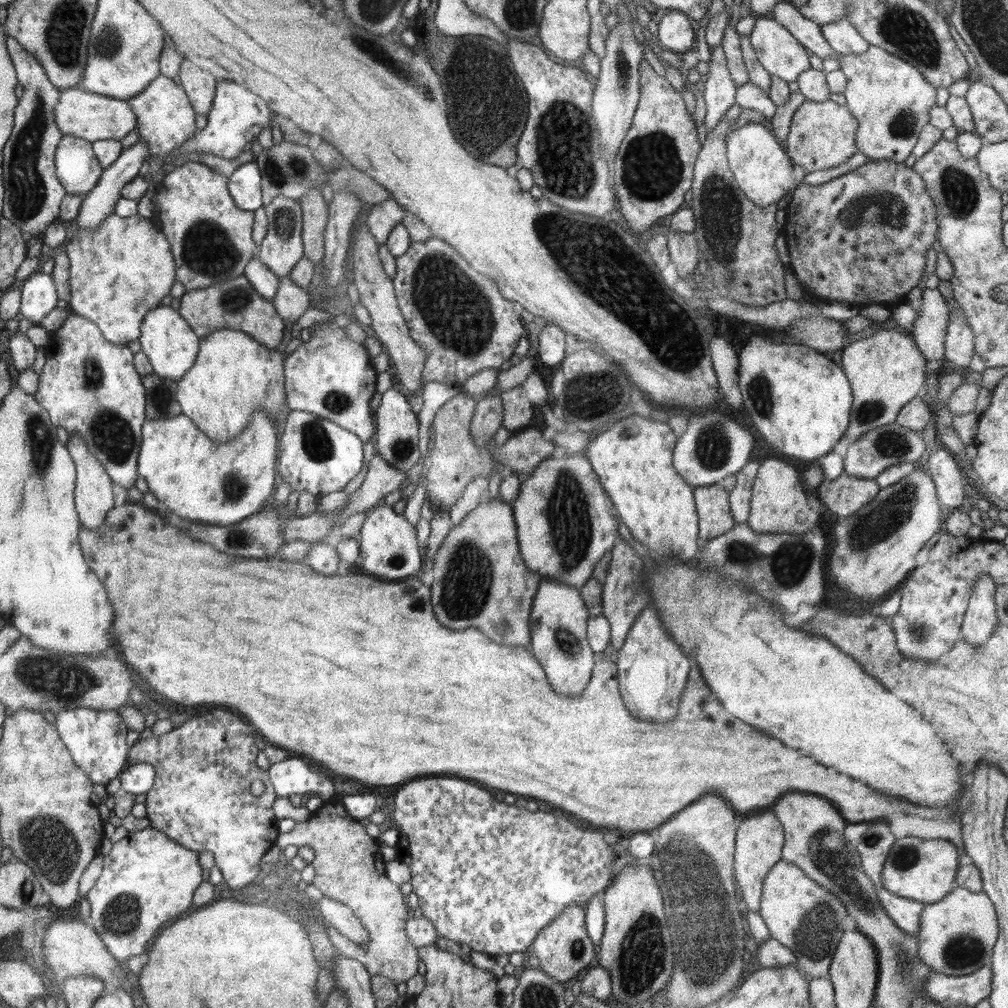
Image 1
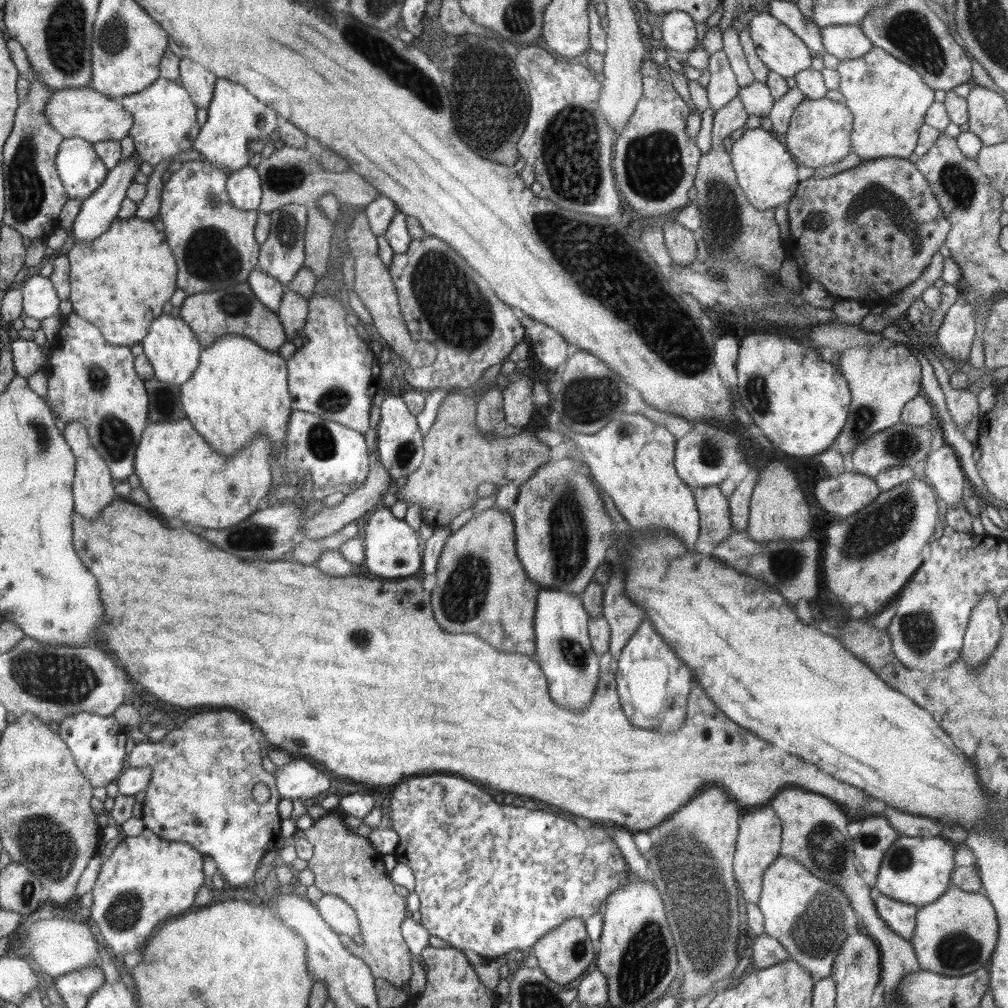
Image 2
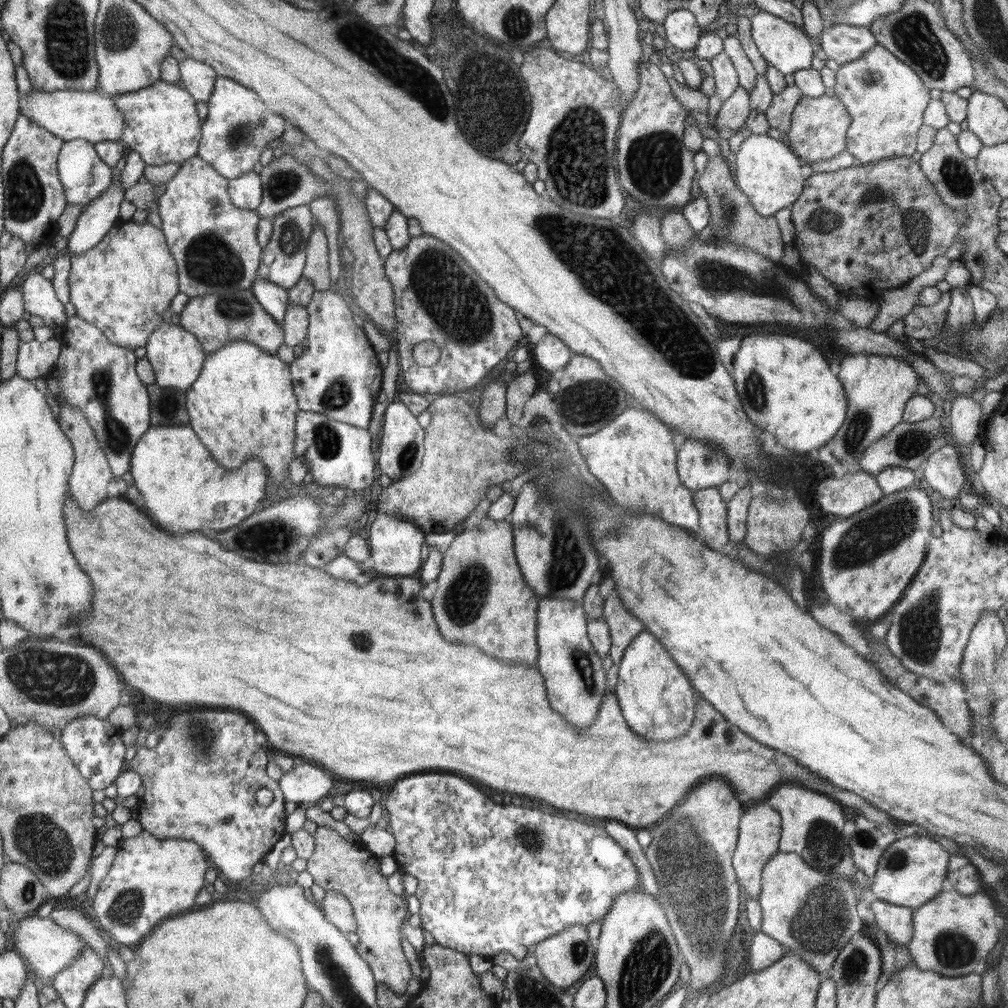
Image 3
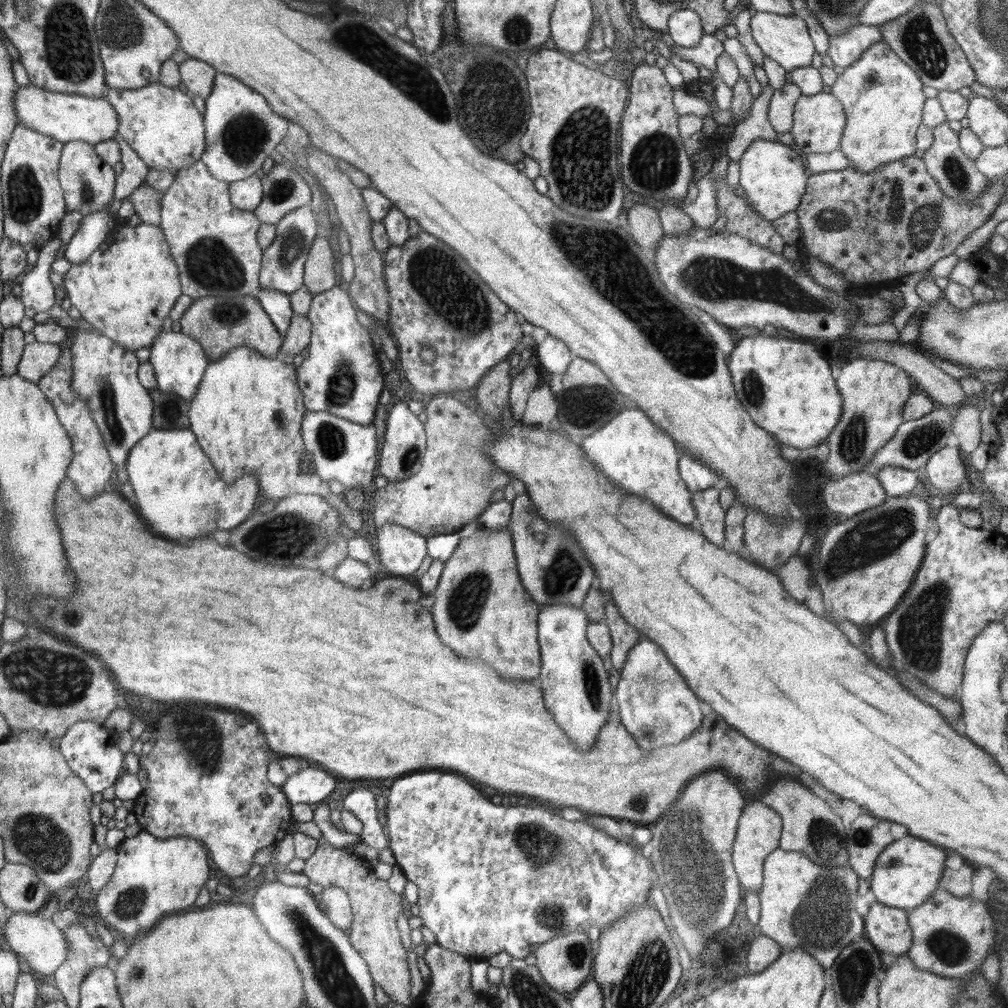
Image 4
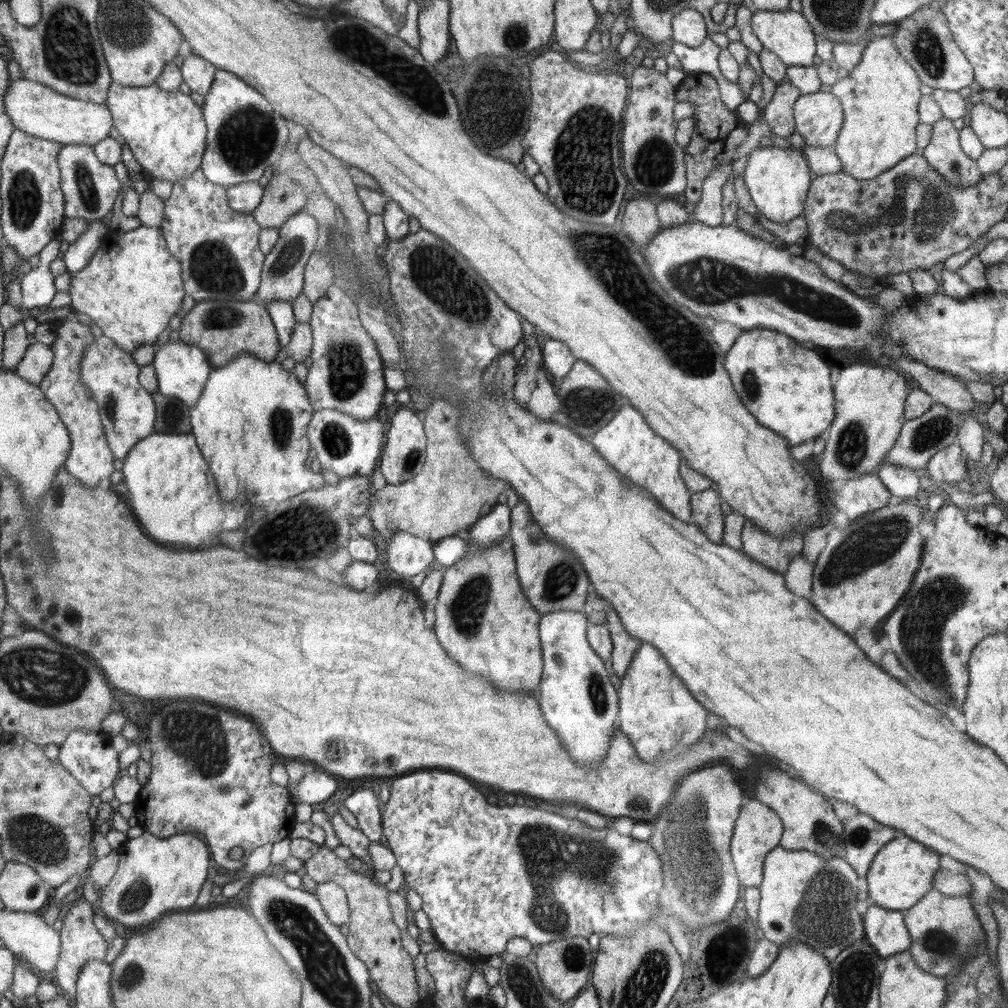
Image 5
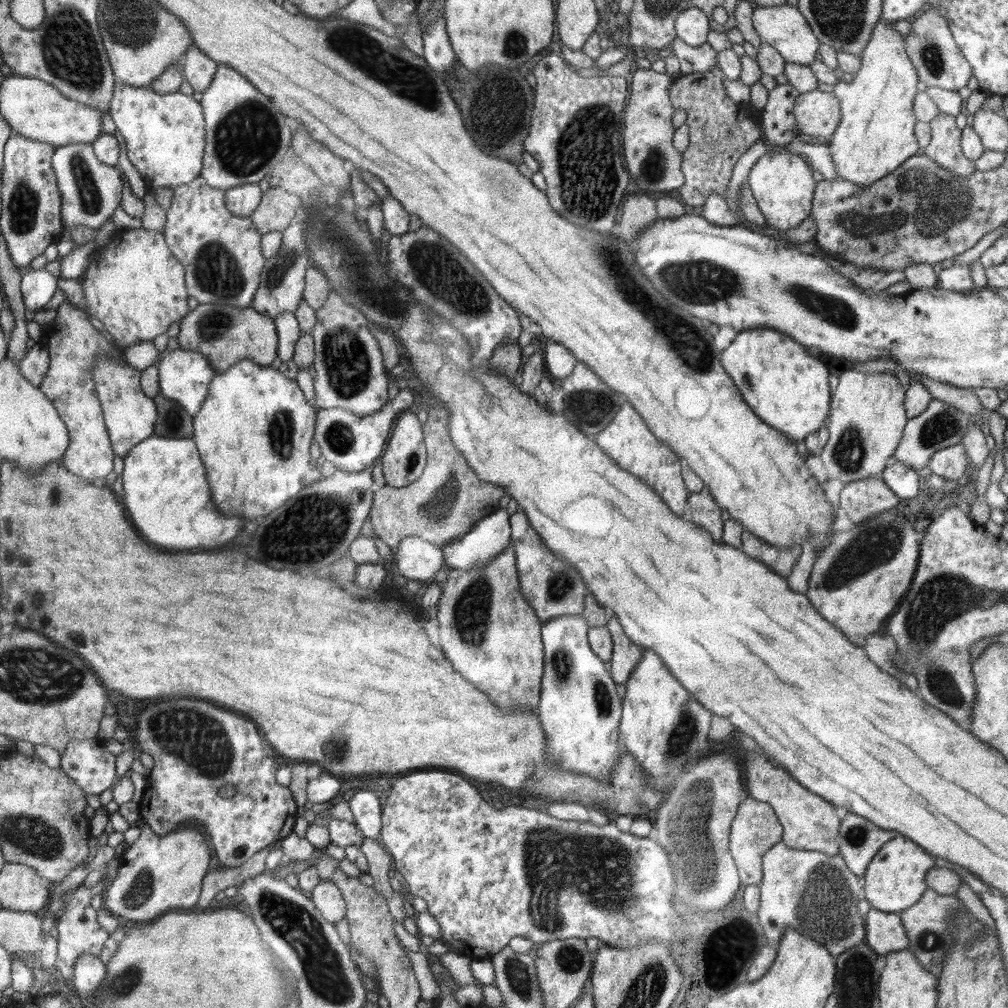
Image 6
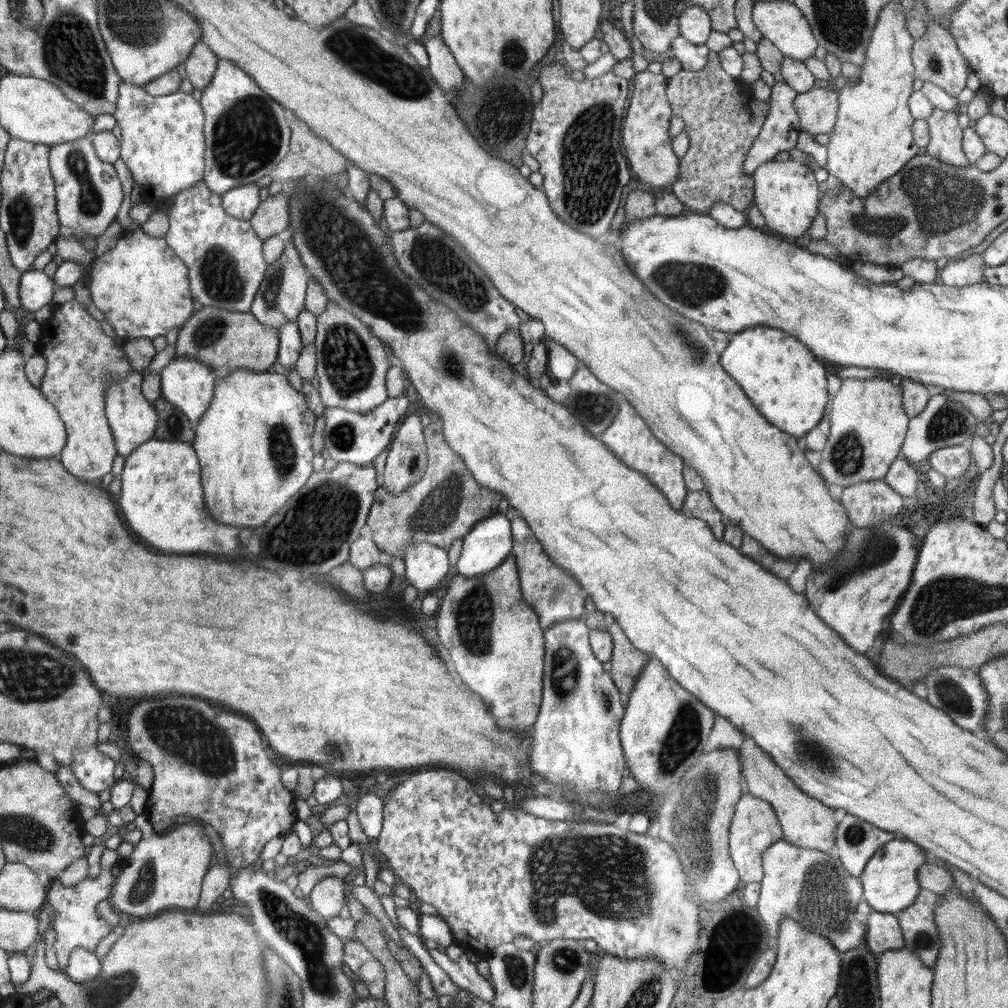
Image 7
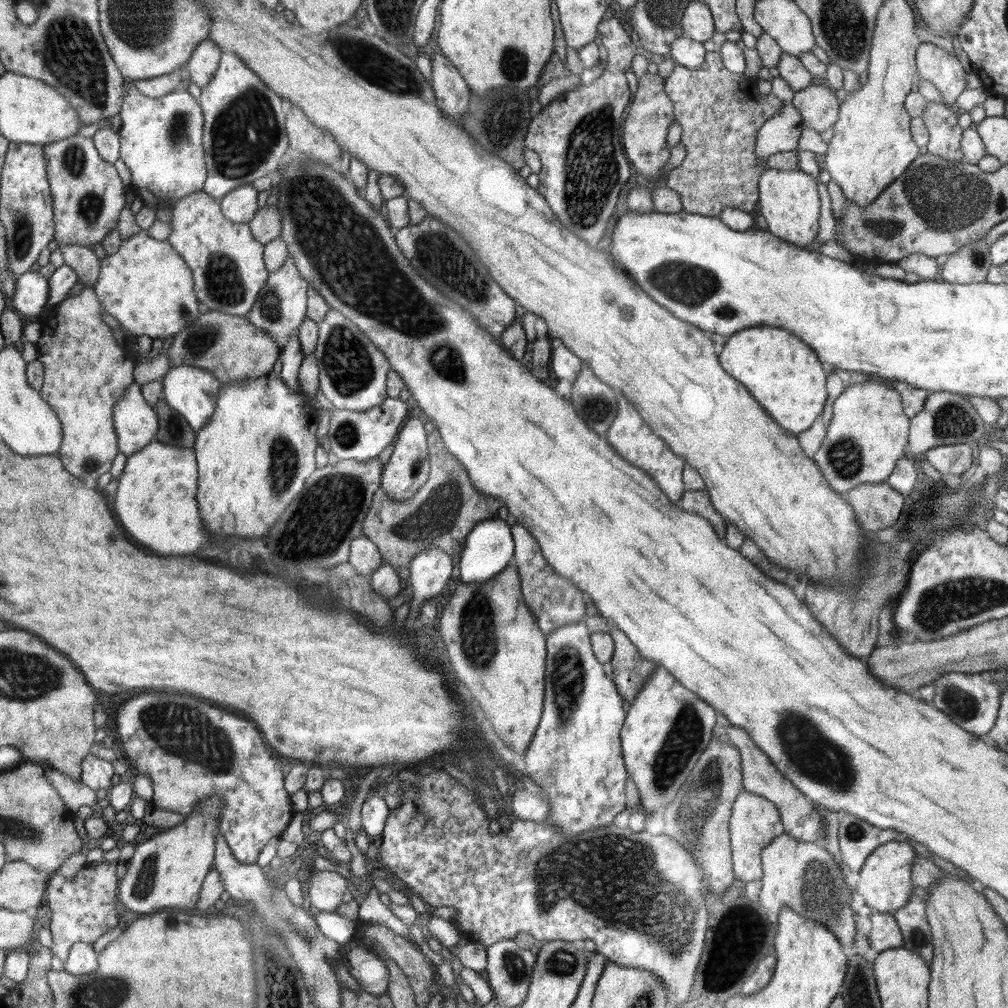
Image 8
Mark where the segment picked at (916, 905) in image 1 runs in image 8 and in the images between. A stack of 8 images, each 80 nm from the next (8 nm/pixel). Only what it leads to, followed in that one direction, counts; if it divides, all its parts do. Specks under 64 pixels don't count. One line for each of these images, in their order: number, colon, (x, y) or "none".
2: (900, 917)
3: (896, 922)
4: (886, 927)
5: (885, 930)
6: (884, 932)
7: (883, 933)
8: (884, 933)

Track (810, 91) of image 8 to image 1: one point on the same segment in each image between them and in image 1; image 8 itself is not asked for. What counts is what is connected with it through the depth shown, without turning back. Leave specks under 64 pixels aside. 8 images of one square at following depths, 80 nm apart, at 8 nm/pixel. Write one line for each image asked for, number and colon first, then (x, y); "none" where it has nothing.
1: (822, 135)
2: (819, 132)
3: (819, 126)
4: (818, 122)
5: (818, 117)
6: (817, 114)
7: (817, 109)

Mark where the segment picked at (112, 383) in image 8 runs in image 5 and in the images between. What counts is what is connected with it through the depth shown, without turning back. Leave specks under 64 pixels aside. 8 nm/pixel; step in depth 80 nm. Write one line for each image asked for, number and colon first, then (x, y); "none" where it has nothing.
5: (90, 459)
6: (73, 343)
7: (80, 357)

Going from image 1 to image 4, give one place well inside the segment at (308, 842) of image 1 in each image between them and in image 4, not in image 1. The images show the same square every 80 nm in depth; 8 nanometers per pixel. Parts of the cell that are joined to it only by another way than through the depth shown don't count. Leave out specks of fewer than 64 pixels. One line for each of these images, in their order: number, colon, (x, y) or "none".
2: (346, 865)
3: (336, 864)
4: (374, 935)

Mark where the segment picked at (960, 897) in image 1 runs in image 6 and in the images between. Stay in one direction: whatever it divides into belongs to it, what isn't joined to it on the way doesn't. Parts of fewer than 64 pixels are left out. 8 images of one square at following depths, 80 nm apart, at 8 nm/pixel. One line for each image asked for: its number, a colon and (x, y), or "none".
2: (955, 935)
3: (953, 934)
4: (951, 935)
5: (943, 929)
6: (928, 923)

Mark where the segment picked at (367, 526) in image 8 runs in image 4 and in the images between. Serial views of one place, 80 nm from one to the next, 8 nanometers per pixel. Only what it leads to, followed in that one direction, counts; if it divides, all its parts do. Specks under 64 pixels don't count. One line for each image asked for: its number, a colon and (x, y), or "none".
4: (457, 479)
5: (451, 492)
6: (445, 501)
7: (446, 503)

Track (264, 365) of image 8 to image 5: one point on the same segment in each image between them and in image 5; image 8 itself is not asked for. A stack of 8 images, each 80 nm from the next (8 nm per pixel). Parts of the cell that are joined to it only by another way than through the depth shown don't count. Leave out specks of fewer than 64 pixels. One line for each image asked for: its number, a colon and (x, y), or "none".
5: (223, 329)
6: (224, 335)
7: (224, 340)

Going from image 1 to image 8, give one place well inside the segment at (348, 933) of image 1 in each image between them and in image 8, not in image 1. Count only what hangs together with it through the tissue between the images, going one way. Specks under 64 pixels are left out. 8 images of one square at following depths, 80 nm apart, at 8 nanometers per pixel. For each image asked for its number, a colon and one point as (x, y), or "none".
2: (341, 916)
3: (337, 908)
4: (336, 903)
5: (332, 897)
6: (327, 897)
7: (327, 896)
8: (326, 888)

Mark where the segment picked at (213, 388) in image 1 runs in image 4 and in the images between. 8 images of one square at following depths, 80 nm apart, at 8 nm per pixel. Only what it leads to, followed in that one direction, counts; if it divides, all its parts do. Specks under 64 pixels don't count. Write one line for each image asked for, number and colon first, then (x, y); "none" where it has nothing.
2: (239, 389)
3: (242, 405)
4: (247, 412)

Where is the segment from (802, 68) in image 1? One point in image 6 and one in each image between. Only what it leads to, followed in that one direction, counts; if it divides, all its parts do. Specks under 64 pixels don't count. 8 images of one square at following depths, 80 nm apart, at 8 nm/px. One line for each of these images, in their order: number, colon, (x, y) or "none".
2: (778, 47)
3: (783, 45)
4: (786, 39)
5: (787, 33)
6: (783, 27)

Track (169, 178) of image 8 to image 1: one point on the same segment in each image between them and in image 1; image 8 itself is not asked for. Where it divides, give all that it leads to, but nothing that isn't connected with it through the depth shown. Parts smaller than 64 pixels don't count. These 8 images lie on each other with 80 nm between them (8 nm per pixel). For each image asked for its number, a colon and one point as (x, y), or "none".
1: (165, 118)
2: (164, 119)
3: (161, 122)
4: (161, 124)
5: (165, 130)
6: (164, 133)
7: (162, 143)

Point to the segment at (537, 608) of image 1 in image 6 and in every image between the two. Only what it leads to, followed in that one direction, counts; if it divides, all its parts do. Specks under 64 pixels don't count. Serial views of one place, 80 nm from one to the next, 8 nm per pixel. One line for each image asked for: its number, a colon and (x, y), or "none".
2: (563, 650)
3: (573, 675)
4: (577, 693)
5: (580, 704)
6: (580, 710)

